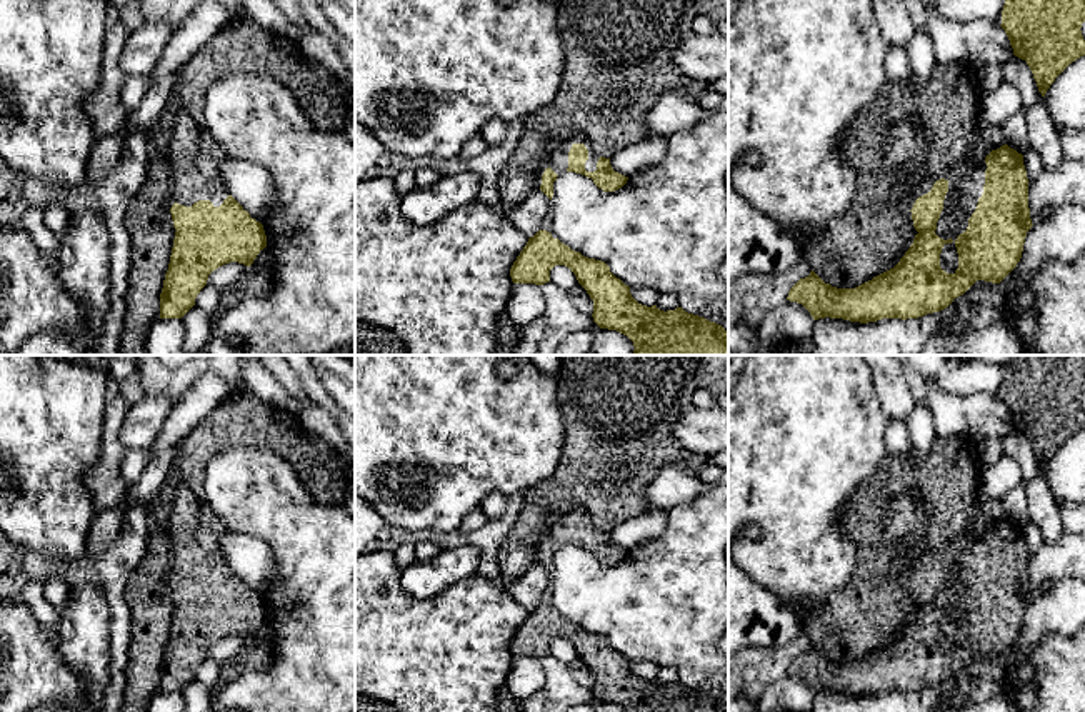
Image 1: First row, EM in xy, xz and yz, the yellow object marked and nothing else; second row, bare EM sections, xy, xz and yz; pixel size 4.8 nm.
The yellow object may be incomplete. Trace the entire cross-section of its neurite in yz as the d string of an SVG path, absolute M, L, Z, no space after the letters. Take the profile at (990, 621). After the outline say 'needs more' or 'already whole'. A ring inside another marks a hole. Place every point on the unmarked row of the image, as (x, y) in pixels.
M1007 517L992 524L982 537L975 537L968 527L953 537L947 554L937 554L928 567L918 570L910 585L918 607L893 642L855 662L832 660L812 644L808 650L800 652L790 662L787 674L802 677L813 694L830 690L868 697L882 692L918 692L940 685L977 654L1000 657L1020 635L1027 605L1033 599L1023 529ZM950 557L963 567L963 592L958 595L955 615L943 614L935 607ZM952 615L957 620L958 642L947 647L940 640L940 627L943 619Z; needs more

